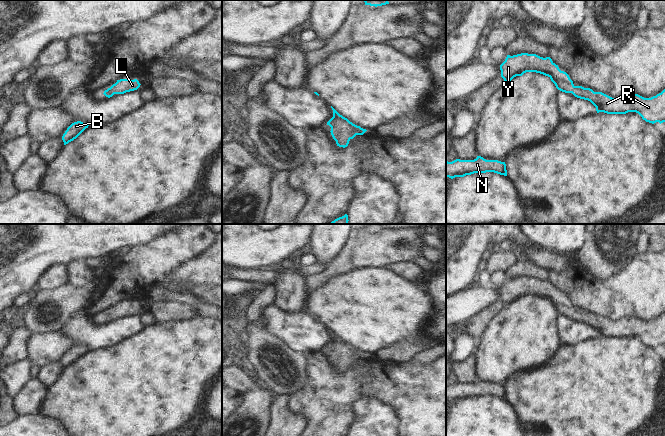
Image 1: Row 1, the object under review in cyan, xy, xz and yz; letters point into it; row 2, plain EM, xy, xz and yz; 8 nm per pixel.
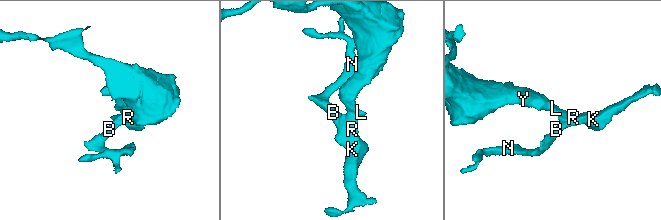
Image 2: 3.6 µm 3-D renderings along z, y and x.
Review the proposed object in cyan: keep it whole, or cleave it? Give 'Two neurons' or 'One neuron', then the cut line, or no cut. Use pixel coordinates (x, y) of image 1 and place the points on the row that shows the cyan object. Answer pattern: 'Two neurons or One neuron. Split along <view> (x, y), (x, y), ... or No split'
One neuron. No split.

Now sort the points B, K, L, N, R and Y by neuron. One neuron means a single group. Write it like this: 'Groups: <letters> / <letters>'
Groups: B K L N R Y.

